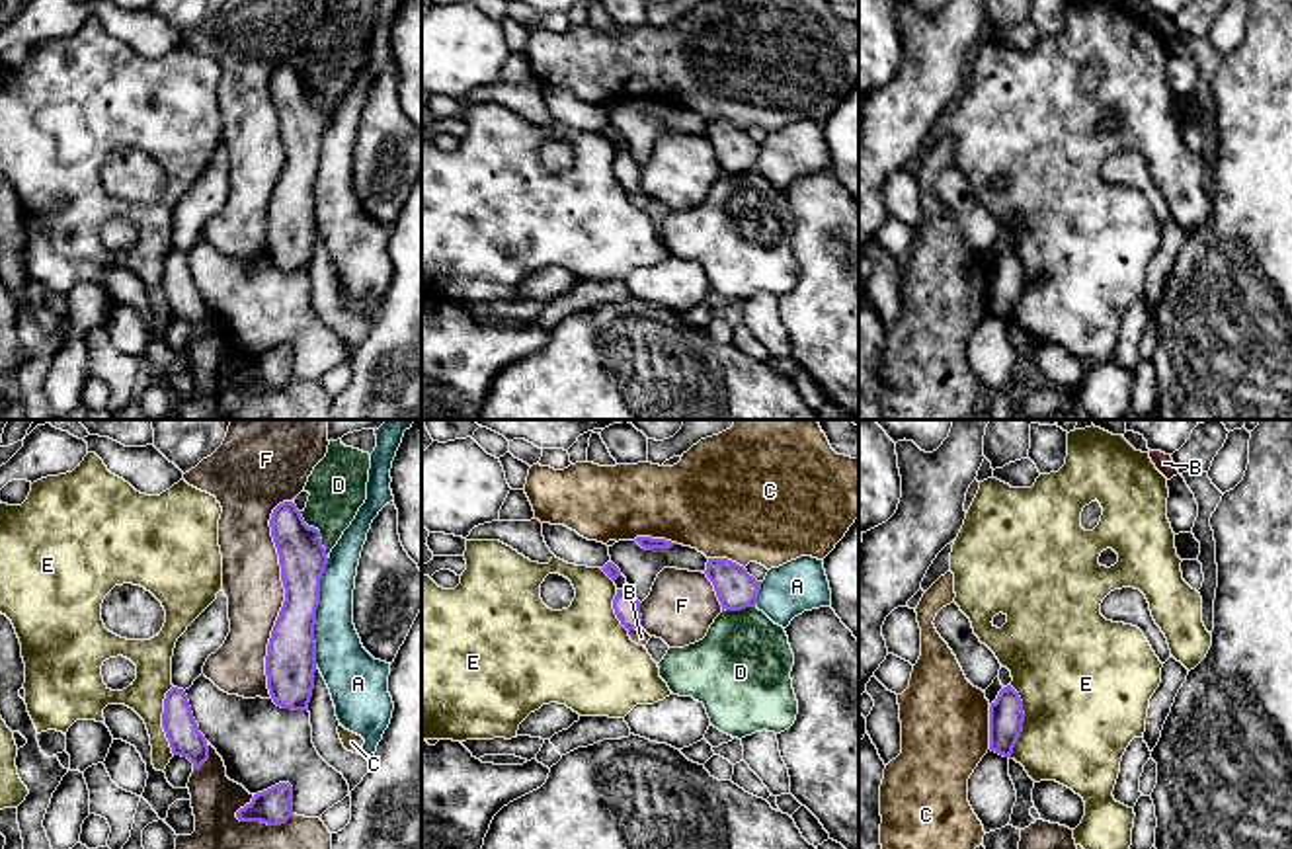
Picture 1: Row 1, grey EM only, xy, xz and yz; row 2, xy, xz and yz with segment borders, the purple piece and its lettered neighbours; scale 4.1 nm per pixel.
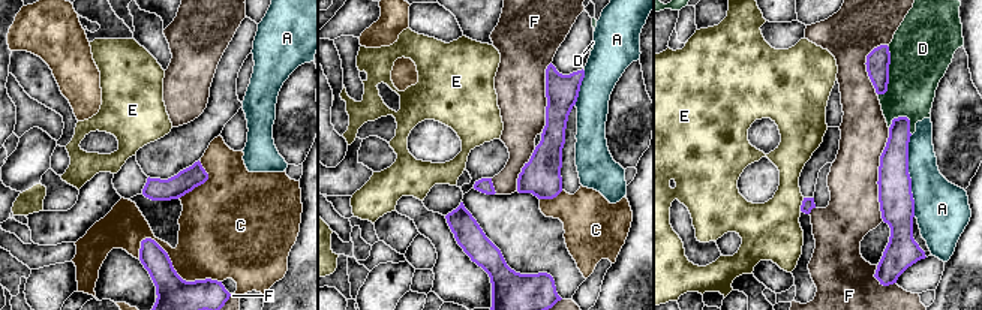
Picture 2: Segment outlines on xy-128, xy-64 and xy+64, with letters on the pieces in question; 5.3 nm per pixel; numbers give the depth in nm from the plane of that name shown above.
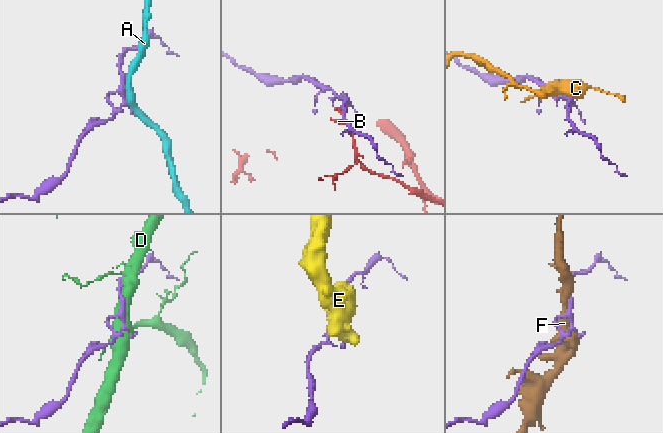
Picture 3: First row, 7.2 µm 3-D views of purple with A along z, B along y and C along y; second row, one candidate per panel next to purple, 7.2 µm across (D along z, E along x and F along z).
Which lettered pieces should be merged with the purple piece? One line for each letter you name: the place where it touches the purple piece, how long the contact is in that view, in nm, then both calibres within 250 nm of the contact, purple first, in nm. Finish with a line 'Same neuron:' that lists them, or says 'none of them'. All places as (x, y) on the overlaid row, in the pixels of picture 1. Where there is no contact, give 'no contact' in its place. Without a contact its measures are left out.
Same neuron: none of them

